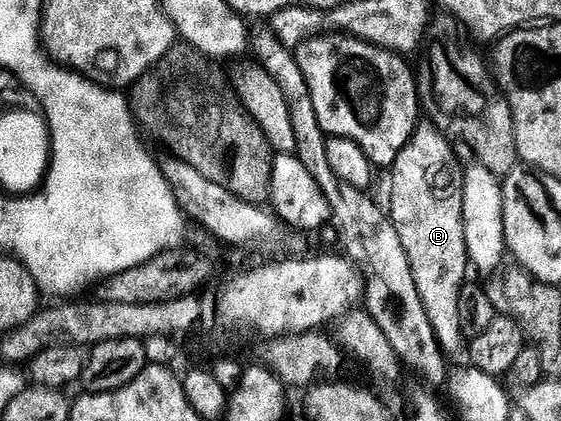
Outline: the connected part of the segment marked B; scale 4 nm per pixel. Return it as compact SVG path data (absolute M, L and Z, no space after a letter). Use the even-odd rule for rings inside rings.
M422 121L419 123L418 128L414 131L409 132L406 144L398 151L398 156L394 159L394 164L390 167L390 192L387 193L386 199L390 202L388 206L388 216L392 225L396 227L396 232L400 235L400 239L404 245L404 252L408 255L408 261L411 263L412 277L416 281L416 289L419 290L420 299L424 303L424 307L428 313L428 320L431 322L432 329L435 331L435 337L438 339L438 350L444 356L445 362L450 362L455 369L465 369L471 366L470 362L470 344L465 333L461 331L460 316L459 316L459 301L461 289L468 282L468 276L466 276L466 267L471 266L470 254L466 248L466 226L462 220L462 193L464 190L463 180L460 178L460 171L458 175L458 159L454 156L456 152L455 144L451 143L445 135L441 135L429 121Z

